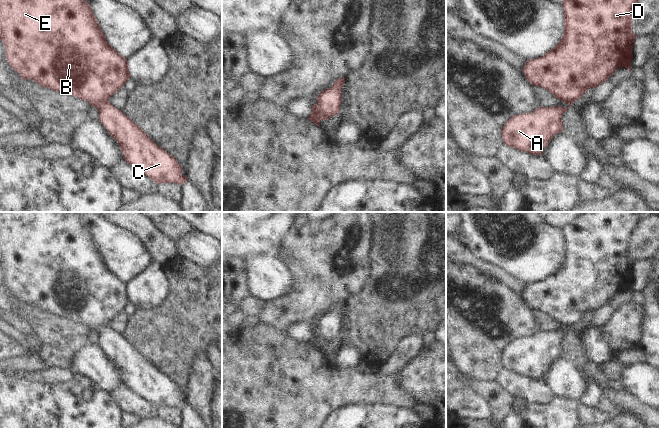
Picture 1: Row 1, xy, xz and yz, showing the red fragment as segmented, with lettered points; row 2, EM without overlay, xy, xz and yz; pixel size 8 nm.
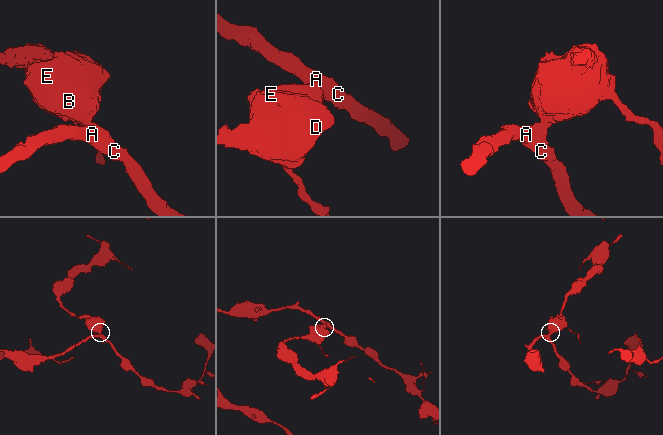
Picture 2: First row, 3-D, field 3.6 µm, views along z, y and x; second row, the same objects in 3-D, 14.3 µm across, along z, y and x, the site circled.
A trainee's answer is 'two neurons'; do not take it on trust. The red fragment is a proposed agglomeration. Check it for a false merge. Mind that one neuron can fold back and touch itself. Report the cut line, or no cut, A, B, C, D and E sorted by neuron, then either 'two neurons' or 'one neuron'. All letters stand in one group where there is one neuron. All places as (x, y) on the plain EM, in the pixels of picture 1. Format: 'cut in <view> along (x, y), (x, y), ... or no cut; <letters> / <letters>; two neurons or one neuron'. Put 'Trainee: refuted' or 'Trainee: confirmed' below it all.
no cut; A B C D E; one neuron
Trainee: refuted

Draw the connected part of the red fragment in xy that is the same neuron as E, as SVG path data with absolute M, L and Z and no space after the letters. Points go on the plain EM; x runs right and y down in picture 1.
M0 212L0 264L4 267L5 281L9 289L23 304L31 303L41 311L75 320L96 331L100 337L99 345L118 366L125 386L143 396L158 409L183 409L188 404L173 380L110 327L109 322L131 301L127 283L108 267L91 230L74 212Z

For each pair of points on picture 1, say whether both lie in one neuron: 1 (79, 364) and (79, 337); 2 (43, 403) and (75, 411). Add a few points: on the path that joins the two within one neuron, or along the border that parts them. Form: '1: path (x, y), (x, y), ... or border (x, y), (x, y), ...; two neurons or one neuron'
1: border (89, 343), (75, 356), (70, 366); two neurons
2: path (51, 403), (56, 401), (67, 411); one neuron

